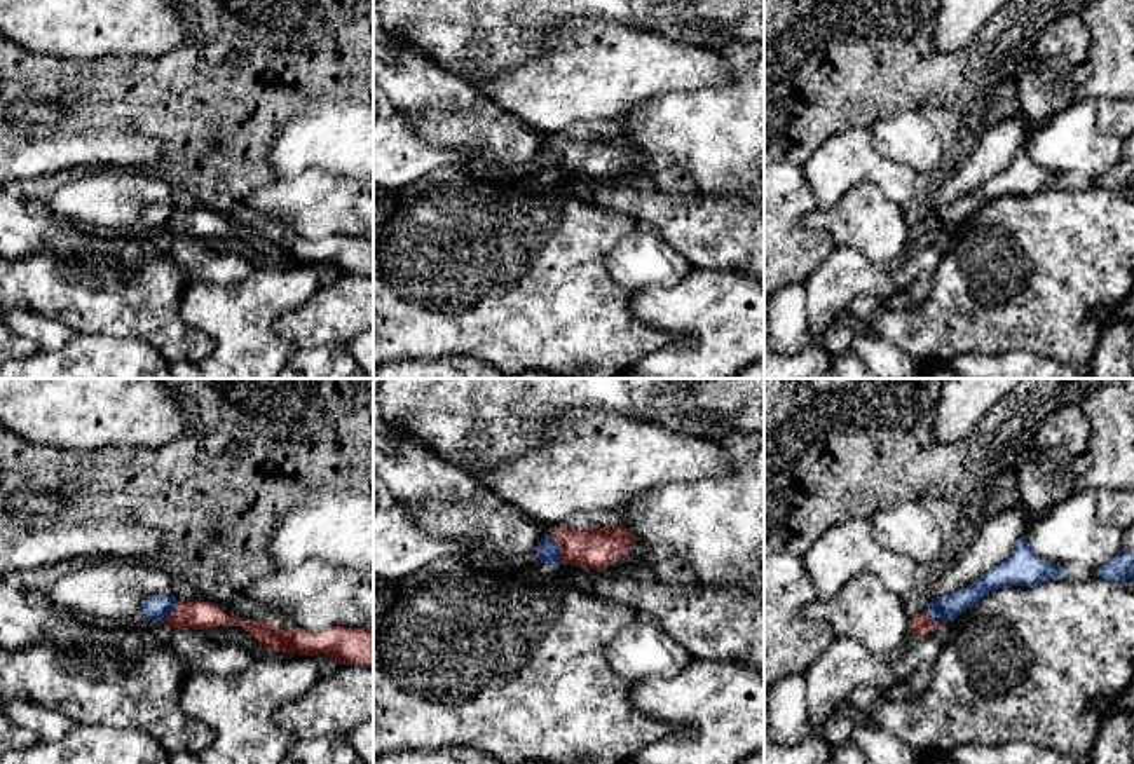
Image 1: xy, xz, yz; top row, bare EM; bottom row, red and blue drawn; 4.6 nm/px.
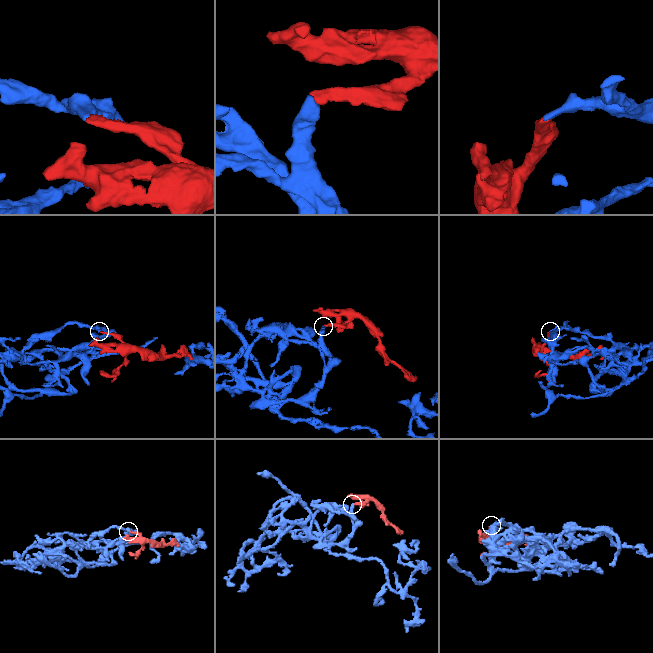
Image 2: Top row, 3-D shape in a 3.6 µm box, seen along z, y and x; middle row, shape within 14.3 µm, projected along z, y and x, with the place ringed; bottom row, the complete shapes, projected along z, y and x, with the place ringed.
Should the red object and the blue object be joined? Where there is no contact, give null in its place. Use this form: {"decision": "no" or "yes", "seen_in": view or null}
{"decision": "yes", "seen_in": "xz"}

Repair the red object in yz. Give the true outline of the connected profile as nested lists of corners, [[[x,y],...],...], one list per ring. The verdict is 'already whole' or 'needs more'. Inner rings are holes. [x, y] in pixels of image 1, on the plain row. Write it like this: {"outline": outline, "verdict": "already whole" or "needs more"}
{"outline": [[[1022,145],[1012,164],[982,187],[949,204],[932,208],[925,220],[911,229],[909,241],[925,244],[940,239],[949,229],[961,225],[989,202],[1003,195],[1036,195],[1049,188],[1071,185],[1071,178],[1061,178],[1050,169],[1040,167]]], "verdict": "needs more"}

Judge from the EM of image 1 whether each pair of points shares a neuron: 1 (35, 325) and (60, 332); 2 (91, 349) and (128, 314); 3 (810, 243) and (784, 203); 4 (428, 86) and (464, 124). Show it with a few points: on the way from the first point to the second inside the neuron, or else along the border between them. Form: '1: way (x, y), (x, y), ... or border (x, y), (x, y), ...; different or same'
1: way (40, 328), (54, 332); same
2: border (75, 332), (135, 335), (147, 342); different
3: way (799, 232), (784, 213); same
4: way (438, 96), (456, 114); same

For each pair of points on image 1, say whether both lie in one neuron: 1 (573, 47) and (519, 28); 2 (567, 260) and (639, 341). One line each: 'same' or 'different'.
1: different
2: same

